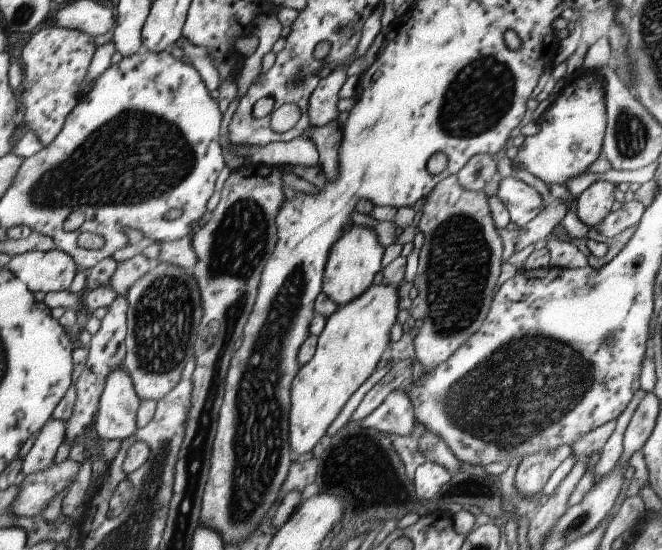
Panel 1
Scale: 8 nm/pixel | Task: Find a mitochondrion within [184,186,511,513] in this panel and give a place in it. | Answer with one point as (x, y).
(458, 260)

